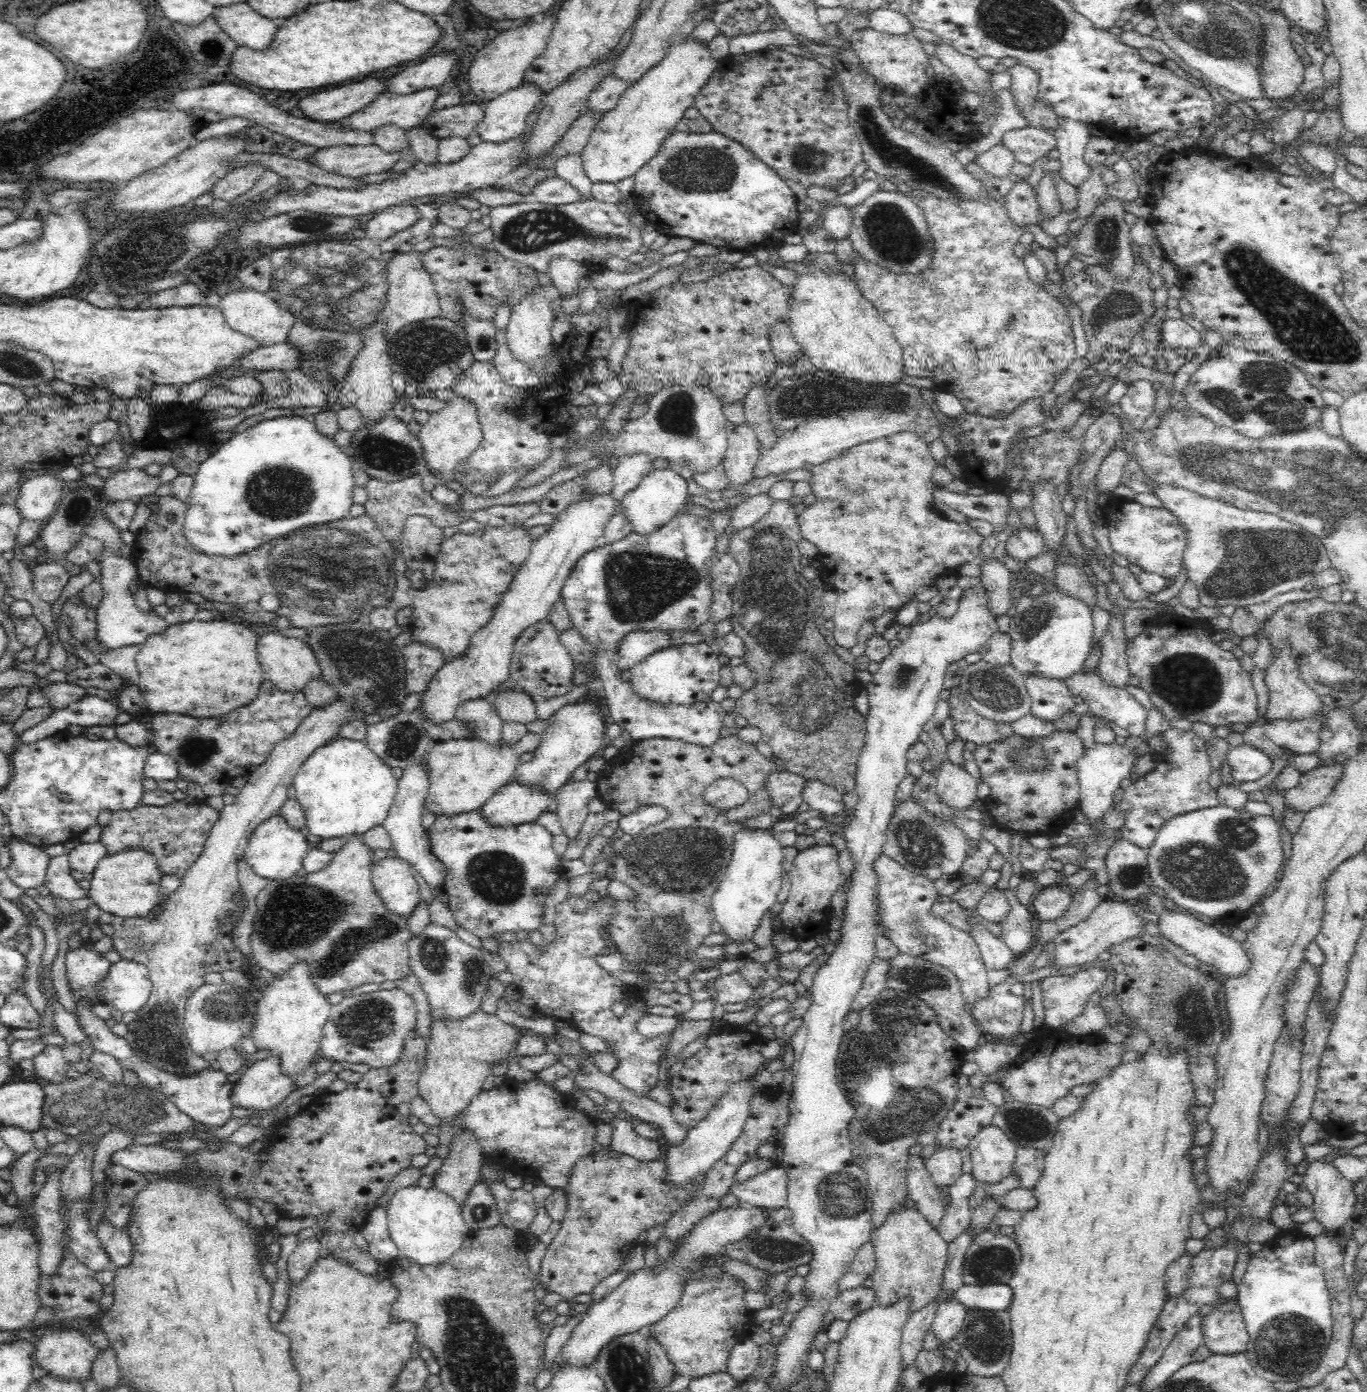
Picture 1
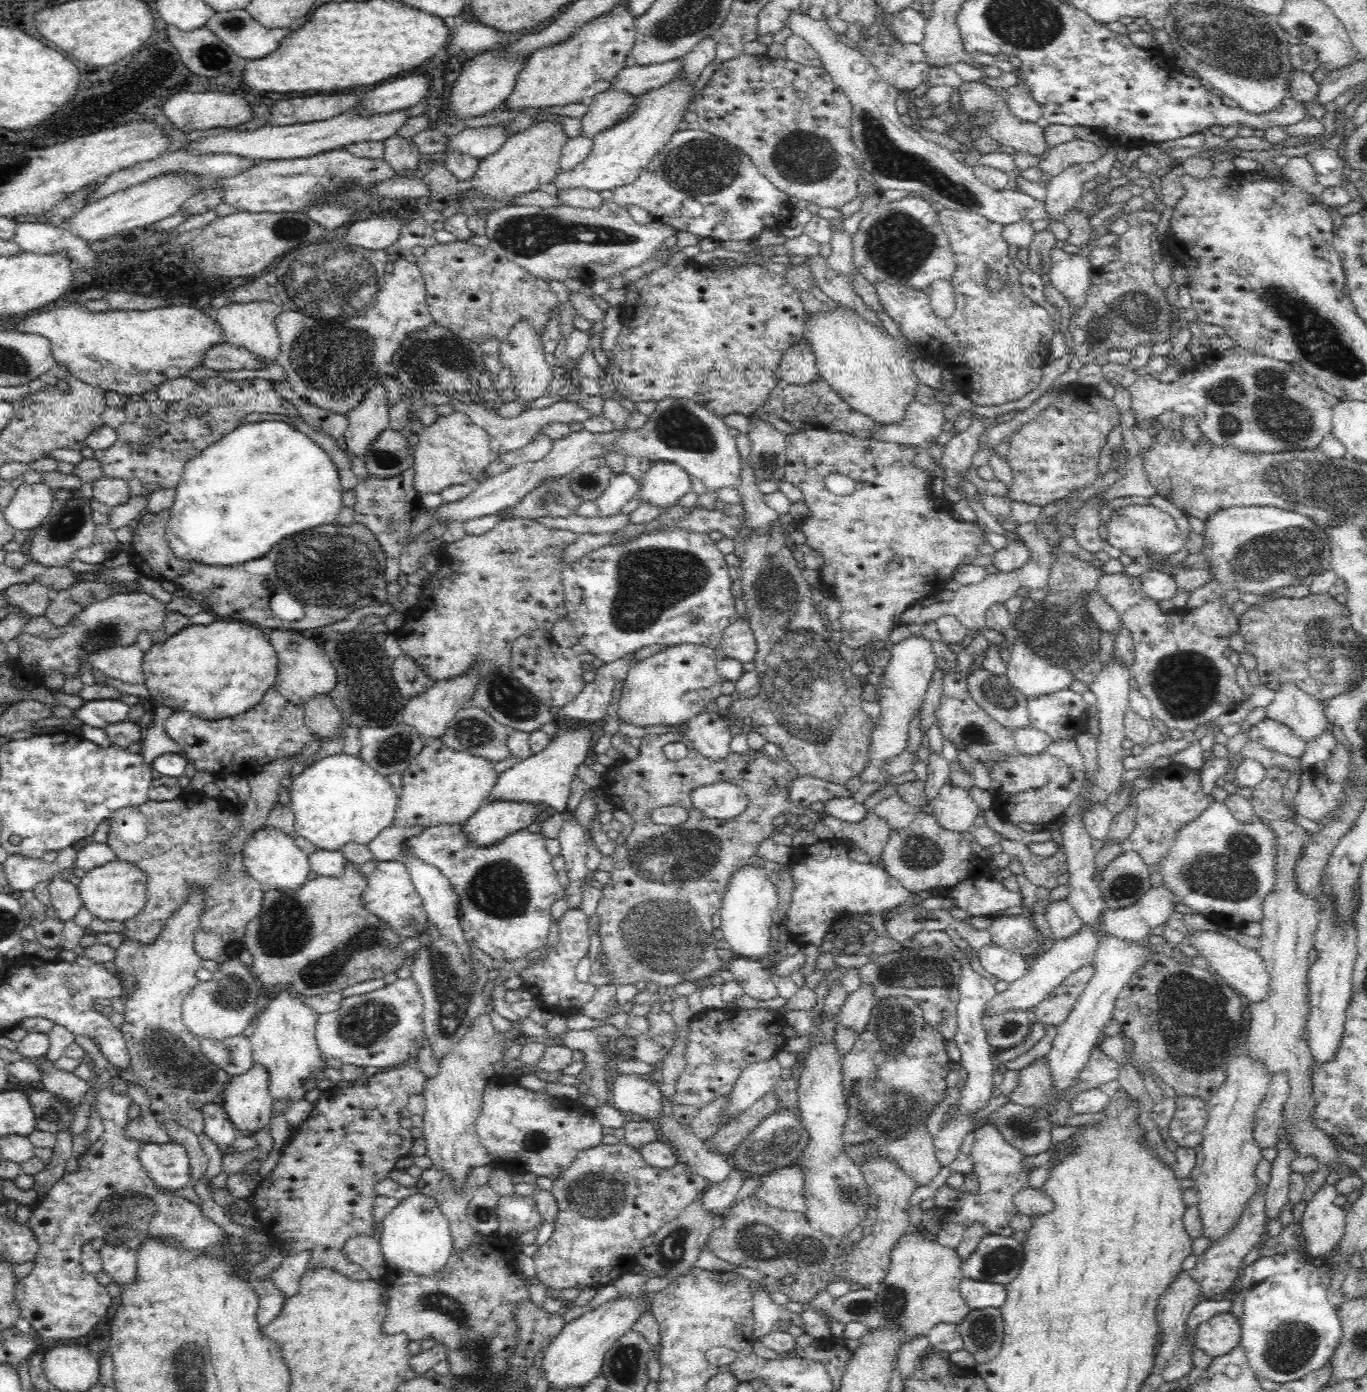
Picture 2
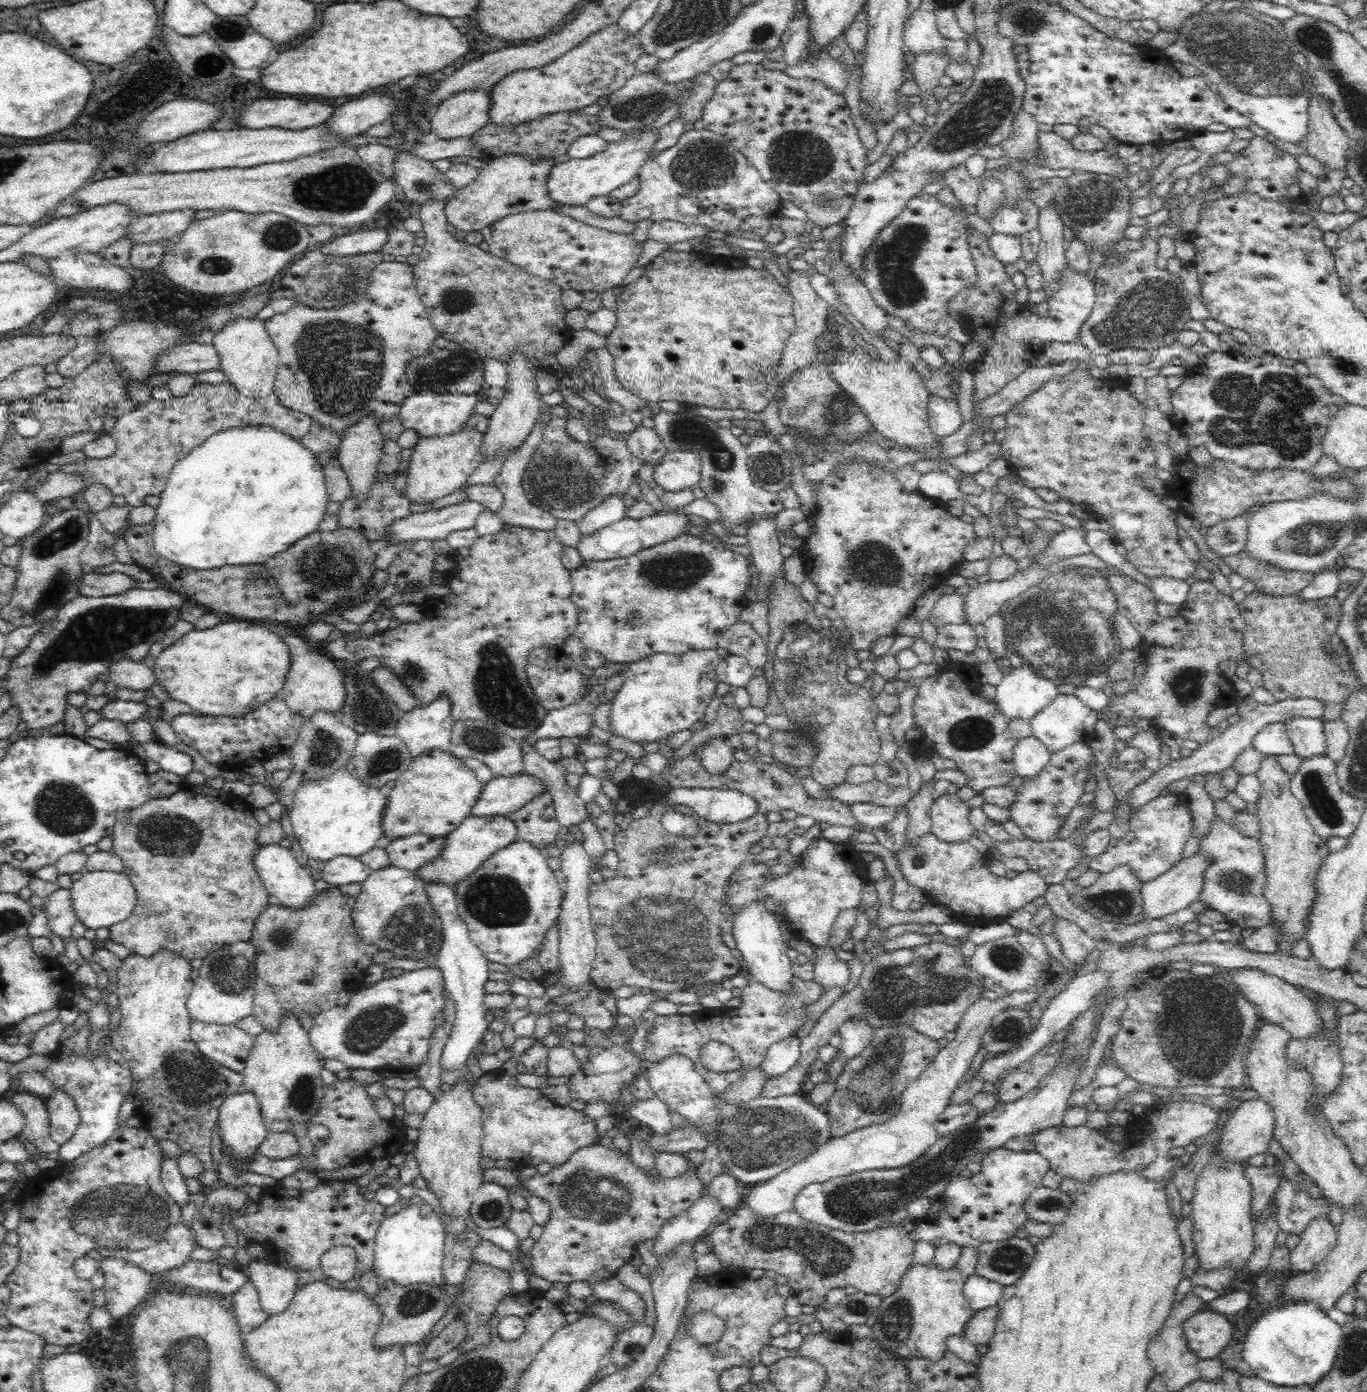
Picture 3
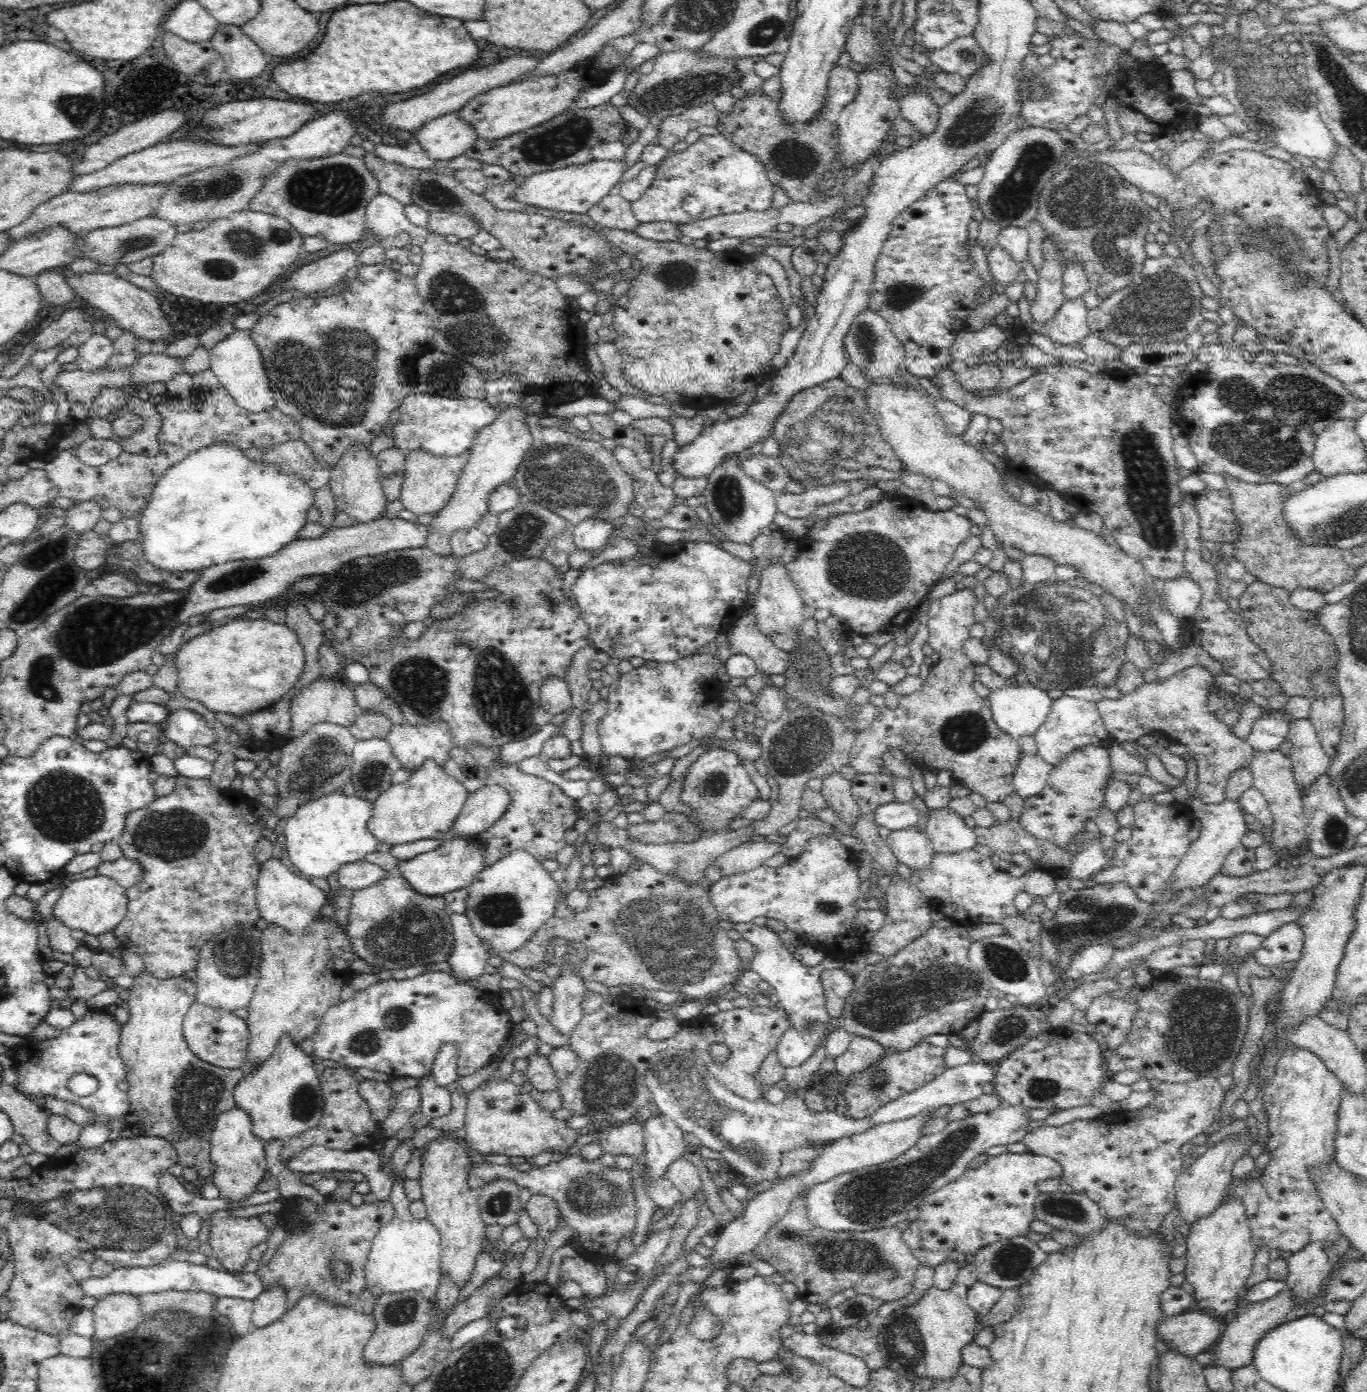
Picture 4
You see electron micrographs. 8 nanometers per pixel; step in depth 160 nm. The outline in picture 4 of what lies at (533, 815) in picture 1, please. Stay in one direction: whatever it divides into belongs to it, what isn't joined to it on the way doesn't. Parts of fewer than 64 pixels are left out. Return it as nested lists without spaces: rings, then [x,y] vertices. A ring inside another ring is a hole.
[[[452,834],[441,842],[438,848],[419,854],[406,862],[400,862],[397,872],[410,883],[420,895],[443,896],[461,888],[468,888],[474,877],[483,869],[481,839],[459,838]]]

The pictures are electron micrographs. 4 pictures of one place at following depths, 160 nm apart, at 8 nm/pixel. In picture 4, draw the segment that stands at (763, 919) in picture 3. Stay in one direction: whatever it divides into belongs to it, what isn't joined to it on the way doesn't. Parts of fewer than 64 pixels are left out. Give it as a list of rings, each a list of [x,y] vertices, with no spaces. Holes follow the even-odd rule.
[[[750,921],[734,924],[733,929],[742,934],[742,939],[748,941],[755,948],[753,959],[750,960],[749,969],[759,974],[761,986],[764,989],[772,988],[778,996],[779,1004],[786,1011],[791,1022],[790,1028],[780,1036],[774,1051],[776,1059],[784,1068],[800,1066],[808,1059],[829,1034],[828,1028],[832,1026],[832,1018],[826,1013],[824,1007],[824,991],[820,983],[820,966],[806,968],[796,955],[785,948],[779,934],[764,922]]]

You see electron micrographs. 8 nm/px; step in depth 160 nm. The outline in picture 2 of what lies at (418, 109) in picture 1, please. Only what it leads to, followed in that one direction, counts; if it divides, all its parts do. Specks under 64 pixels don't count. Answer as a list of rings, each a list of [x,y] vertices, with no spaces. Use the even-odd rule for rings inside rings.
[[[354,108],[335,116],[334,118],[308,124],[293,124],[290,126],[266,125],[250,132],[246,130],[242,134],[220,134],[220,136],[208,136],[200,142],[192,142],[186,146],[191,154],[217,155],[230,153],[241,156],[243,159],[288,160],[314,156],[320,152],[340,149],[344,144],[354,142],[378,142],[397,134],[398,130],[406,124],[410,118],[408,108],[385,114],[370,115],[359,114]]]

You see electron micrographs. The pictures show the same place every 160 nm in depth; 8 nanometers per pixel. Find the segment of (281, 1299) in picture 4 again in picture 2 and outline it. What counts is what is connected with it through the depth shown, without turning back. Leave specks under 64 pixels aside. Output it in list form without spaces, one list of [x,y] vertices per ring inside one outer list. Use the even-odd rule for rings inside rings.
[[[311,1251],[283,1258],[281,1266],[274,1269],[269,1278],[288,1299],[299,1291],[302,1278],[311,1266]]]

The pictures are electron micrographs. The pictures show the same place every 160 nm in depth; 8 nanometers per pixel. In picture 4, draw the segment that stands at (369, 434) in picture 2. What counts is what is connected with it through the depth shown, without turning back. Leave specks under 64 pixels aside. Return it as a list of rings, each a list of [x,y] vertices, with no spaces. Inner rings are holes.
[[[350,446],[341,460],[332,467],[328,486],[334,493],[336,506],[358,523],[370,523],[382,515],[386,497],[382,490],[384,474],[380,472],[378,456],[371,454],[369,446]]]

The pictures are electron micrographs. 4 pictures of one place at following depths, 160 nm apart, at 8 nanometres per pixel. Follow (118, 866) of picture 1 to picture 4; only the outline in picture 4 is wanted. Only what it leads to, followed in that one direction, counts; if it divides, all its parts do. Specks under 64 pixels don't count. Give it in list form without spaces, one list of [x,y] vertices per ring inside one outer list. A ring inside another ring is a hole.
[[[100,874],[72,881],[62,891],[54,907],[53,918],[58,919],[70,930],[82,930],[98,937],[100,934],[111,932],[126,916],[128,910],[126,891],[127,889],[115,880]]]

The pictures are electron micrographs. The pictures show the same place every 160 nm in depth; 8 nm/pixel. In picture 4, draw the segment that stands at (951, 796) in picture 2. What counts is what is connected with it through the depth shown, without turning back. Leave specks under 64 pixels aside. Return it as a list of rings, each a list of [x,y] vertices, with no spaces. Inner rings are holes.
[[[950,806],[929,811],[925,831],[932,841],[934,852],[949,854],[974,848],[976,833],[964,823],[964,817]]]

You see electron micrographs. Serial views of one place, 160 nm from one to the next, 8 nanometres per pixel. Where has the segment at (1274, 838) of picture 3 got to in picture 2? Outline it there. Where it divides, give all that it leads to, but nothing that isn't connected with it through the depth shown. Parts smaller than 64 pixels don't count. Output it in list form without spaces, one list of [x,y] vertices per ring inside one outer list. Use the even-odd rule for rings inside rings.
[[[1272,767],[1267,769],[1266,776],[1263,777],[1262,782],[1258,784],[1249,799],[1253,807],[1254,814],[1262,819],[1262,822],[1274,831],[1275,834],[1275,879],[1276,886],[1272,894],[1266,895],[1264,899],[1263,915],[1264,920],[1261,920],[1264,926],[1264,934],[1259,938],[1258,954],[1262,957],[1266,965],[1266,972],[1270,977],[1268,982],[1268,994],[1264,1000],[1258,1003],[1247,1003],[1248,1011],[1248,1035],[1245,1048],[1246,1053],[1255,1059],[1255,1062],[1263,1062],[1267,1066],[1267,1072],[1271,1076],[1285,1072],[1289,1078],[1289,1096],[1285,1107],[1282,1108],[1283,1115],[1283,1130],[1280,1135],[1288,1141],[1288,1147],[1292,1147],[1301,1156],[1310,1155],[1320,1164],[1328,1164],[1334,1166],[1336,1162],[1340,1162],[1336,1148],[1332,1146],[1332,1136],[1328,1136],[1323,1129],[1318,1129],[1314,1125],[1312,1119],[1313,1108],[1316,1101],[1313,1099],[1313,1081],[1312,1076],[1314,1071],[1312,1068],[1313,1056],[1311,1055],[1310,1047],[1307,1044],[1307,1039],[1304,1038],[1304,1032],[1307,1025],[1307,1017],[1310,1009],[1307,1004],[1307,980],[1309,975],[1309,968],[1311,962],[1309,959],[1309,950],[1313,947],[1314,936],[1317,932],[1318,924],[1318,906],[1320,900],[1316,897],[1310,897],[1308,894],[1303,893],[1297,888],[1296,883],[1296,864],[1297,860],[1301,858],[1301,852],[1312,840],[1306,836],[1306,832],[1302,828],[1298,828],[1296,824],[1288,822],[1288,818],[1292,813],[1285,809],[1283,804],[1284,787],[1288,784],[1288,779],[1292,776],[1290,771],[1282,767]]]

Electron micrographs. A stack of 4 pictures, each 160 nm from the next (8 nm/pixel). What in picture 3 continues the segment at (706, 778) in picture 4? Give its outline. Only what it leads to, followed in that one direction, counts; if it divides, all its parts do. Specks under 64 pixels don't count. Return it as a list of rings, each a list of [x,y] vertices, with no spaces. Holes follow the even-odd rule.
[[[717,735],[712,739],[702,743],[701,748],[701,763],[707,774],[720,775],[725,770],[728,770],[730,763],[733,762],[733,749],[729,740]]]

